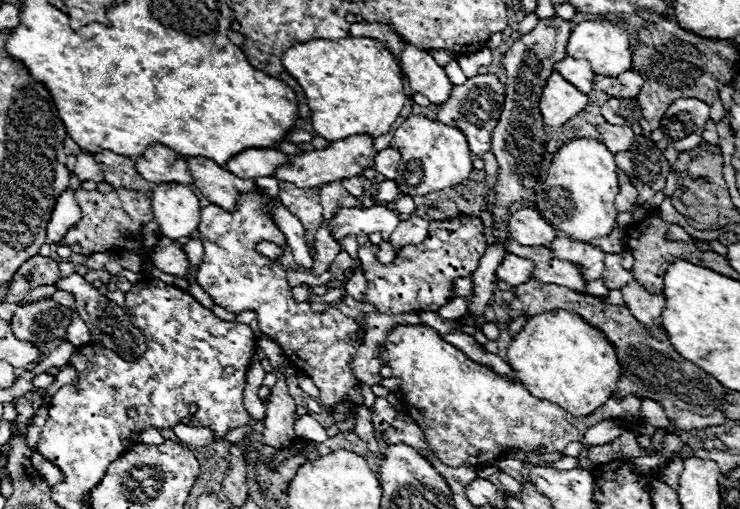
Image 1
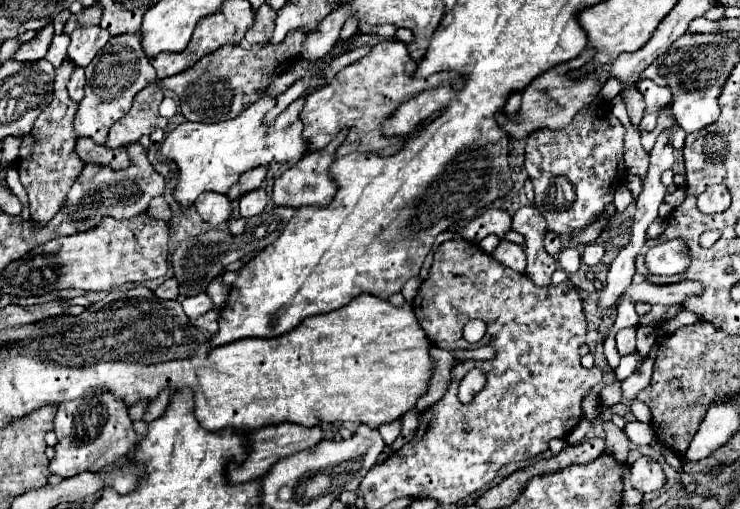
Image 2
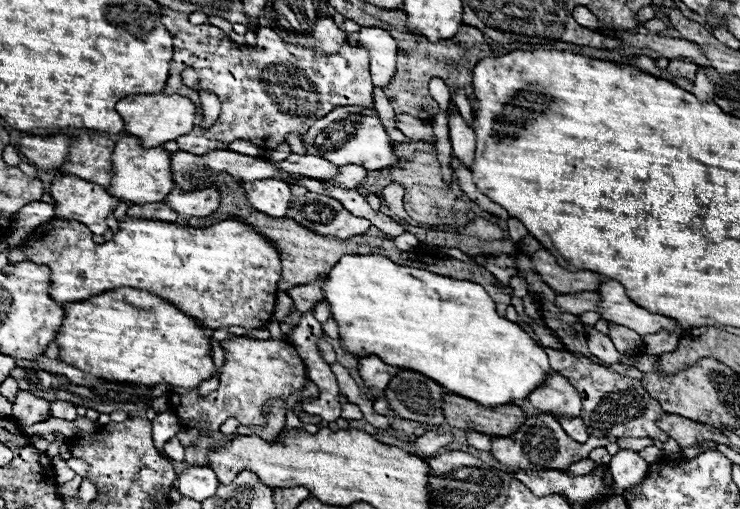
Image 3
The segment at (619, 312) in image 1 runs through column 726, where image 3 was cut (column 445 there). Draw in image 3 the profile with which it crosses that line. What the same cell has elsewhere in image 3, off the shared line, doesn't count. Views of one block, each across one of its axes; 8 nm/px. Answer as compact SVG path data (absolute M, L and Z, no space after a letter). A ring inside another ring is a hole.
M400 370L390 380L384 392L390 408L400 418L432 426L444 424L442 414L444 394L446 388L438 386L436 382L430 382L430 378L412 370Z

